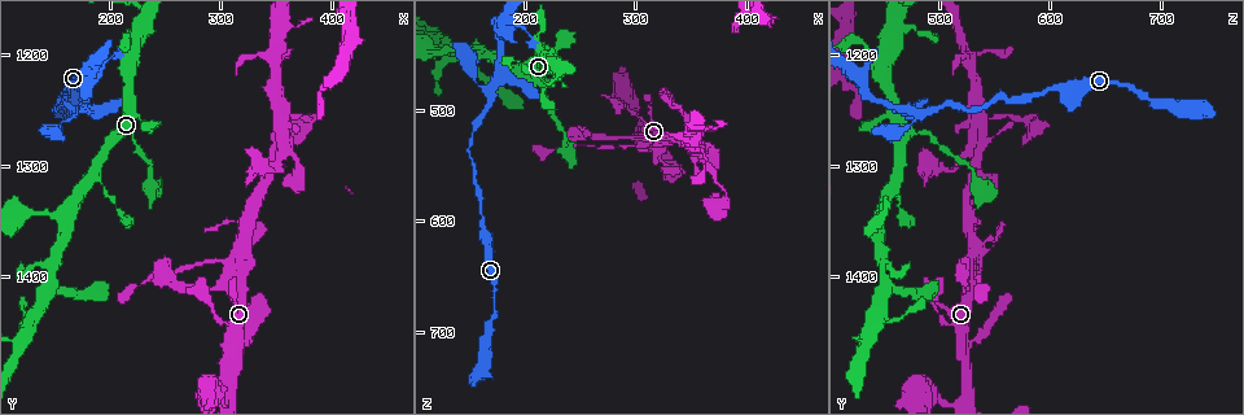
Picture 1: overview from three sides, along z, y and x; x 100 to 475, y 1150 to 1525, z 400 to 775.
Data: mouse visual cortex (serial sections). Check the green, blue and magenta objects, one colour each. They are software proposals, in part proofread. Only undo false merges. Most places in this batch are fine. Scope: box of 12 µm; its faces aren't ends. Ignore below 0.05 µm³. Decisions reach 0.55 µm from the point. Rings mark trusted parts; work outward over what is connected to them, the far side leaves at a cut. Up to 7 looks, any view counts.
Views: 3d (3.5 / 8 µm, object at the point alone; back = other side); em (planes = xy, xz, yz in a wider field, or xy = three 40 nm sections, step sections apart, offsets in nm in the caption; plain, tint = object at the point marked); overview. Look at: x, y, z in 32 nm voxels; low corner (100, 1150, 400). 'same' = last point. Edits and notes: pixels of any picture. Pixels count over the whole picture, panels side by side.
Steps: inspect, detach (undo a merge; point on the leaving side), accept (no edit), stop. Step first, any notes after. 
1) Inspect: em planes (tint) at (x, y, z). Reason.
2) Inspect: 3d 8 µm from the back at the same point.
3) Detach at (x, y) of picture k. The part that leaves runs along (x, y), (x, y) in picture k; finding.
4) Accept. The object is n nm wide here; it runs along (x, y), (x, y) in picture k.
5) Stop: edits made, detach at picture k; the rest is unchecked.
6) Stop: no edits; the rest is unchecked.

Inspect: 3d 3.5 µm at (170, 1250, 492). Thick turns thin.

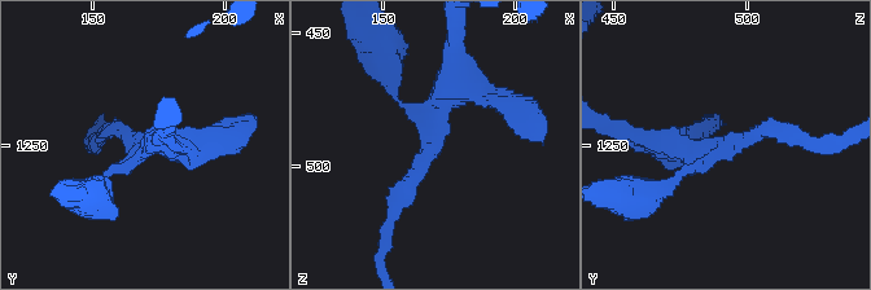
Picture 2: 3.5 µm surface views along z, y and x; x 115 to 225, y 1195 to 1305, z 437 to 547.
Inspect: em xy step 3 (tint) at (169, 1250, 491). 3 arms meet here; the arms are 150, 200, 300 nm wide; shape alone is not enough.

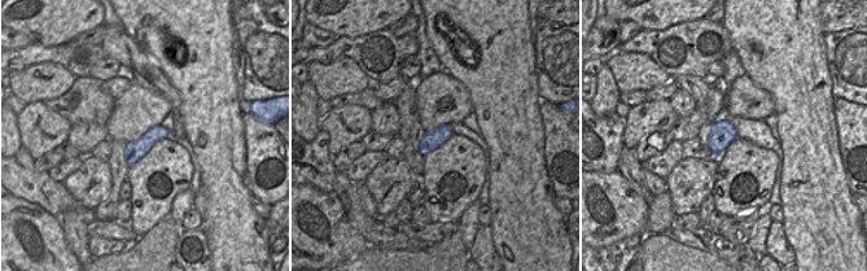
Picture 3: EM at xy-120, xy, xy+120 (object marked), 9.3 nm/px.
Accept. It runs along (394, 207), (434, 148), (454, 61) in picture 2; continuous, no second cell.

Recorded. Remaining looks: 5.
Inspect: em xy step 3 (tint) at (146, 1406, 450). A fork.

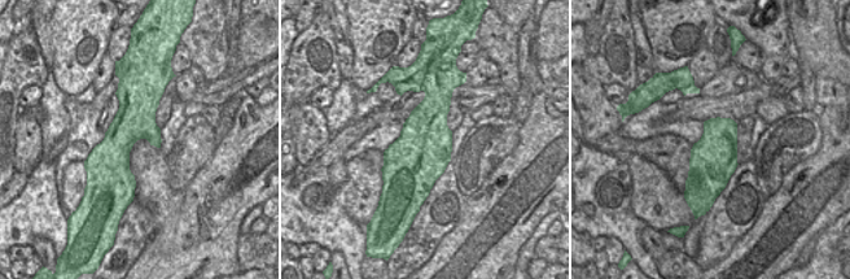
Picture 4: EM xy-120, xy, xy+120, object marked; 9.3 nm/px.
Inspect: 3d 3.5 µm at the same point.

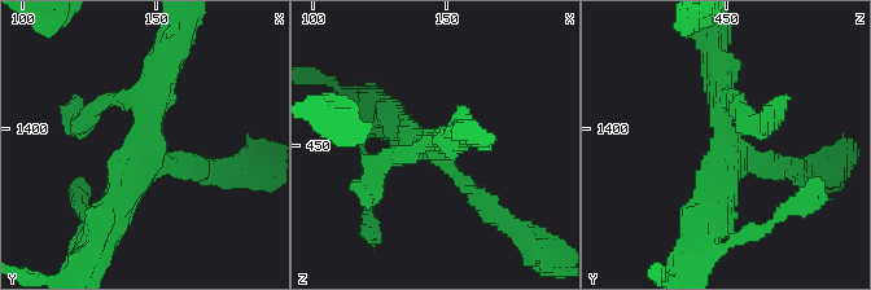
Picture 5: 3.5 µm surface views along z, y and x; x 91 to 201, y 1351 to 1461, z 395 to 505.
Accept. The object is 550 nm wide here; it runs along (163, 60), (148, 144), (108, 215) in picture 5; continuous, no second cell.

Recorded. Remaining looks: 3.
Inspect: 3d 3.5 µm at (294, 1388, 532). Thick turns thin.

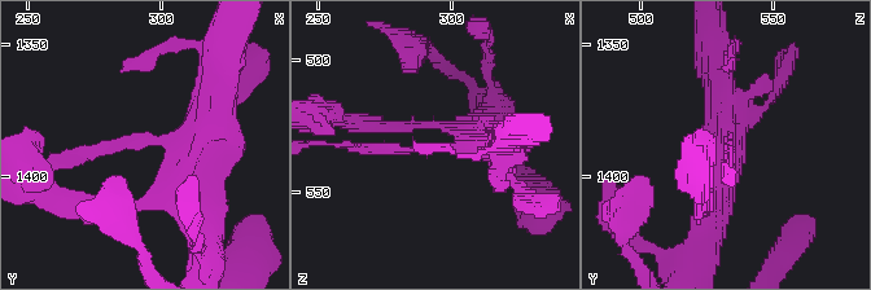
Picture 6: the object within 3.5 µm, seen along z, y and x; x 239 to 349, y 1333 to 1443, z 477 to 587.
Inspect: em xy step 3 (plain) at (294, 1387, 534).

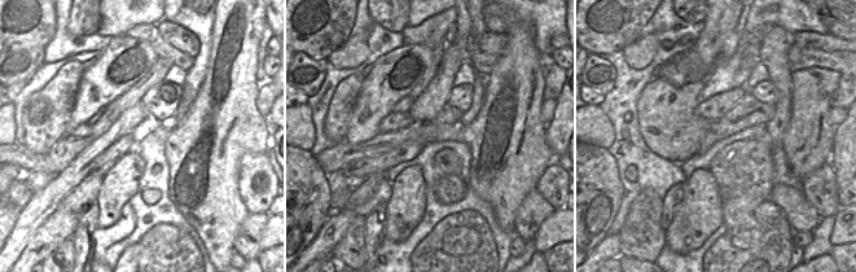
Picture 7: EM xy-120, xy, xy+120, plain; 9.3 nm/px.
Inspect: em xy step 3 (tint) at the same point.

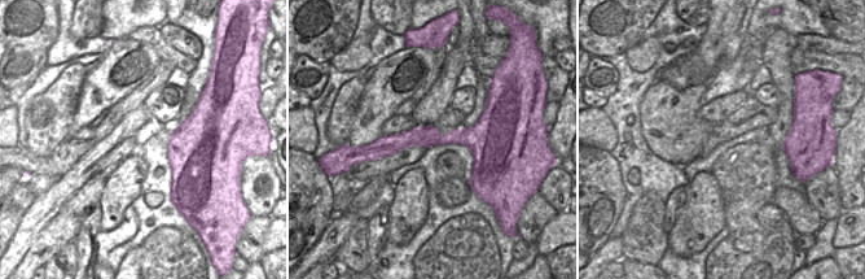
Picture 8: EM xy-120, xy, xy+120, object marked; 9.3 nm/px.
Accept. The arms are 150, 350 nm wide; it runs along (189, 196), (189, 156), (165, 140), (62, 163) in picture 6; one cell here.

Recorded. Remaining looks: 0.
Stop: no edits; the rest is unchecked.

